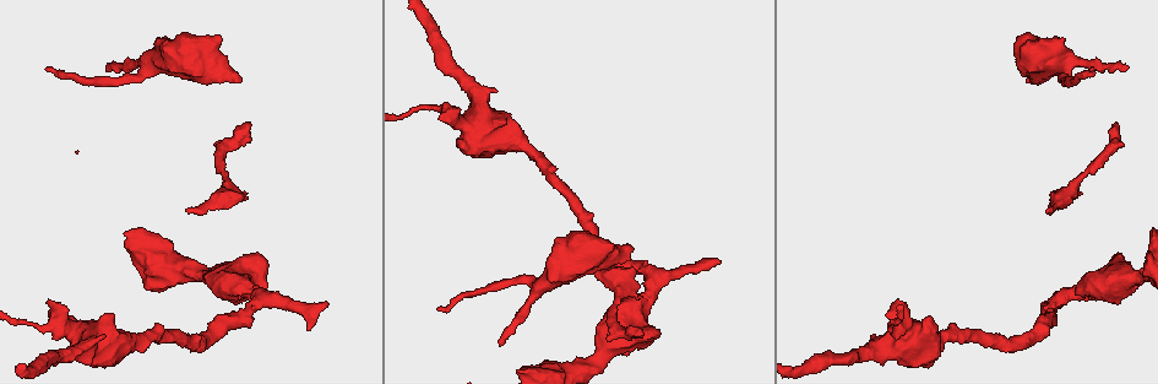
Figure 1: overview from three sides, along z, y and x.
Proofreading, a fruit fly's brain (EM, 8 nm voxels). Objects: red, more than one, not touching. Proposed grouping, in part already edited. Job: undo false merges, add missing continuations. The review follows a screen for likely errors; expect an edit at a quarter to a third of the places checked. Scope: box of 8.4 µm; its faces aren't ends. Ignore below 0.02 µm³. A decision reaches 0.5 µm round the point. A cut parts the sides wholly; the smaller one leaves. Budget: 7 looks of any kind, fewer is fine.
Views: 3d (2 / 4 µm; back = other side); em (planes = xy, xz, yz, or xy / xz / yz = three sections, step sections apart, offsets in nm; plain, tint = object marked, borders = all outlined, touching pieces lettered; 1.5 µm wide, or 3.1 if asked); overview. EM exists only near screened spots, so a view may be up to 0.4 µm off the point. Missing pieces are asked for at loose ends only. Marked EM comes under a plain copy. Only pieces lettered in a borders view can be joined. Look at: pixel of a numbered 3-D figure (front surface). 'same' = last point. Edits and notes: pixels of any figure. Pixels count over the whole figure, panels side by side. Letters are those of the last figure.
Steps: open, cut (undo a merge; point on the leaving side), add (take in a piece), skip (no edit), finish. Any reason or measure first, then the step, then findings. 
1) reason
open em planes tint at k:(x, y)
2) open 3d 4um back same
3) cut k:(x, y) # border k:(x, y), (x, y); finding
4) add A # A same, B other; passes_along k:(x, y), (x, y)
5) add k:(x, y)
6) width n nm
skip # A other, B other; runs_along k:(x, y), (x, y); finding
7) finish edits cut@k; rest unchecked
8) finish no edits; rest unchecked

an open end
open em planes borders at 1:(1090, 69)

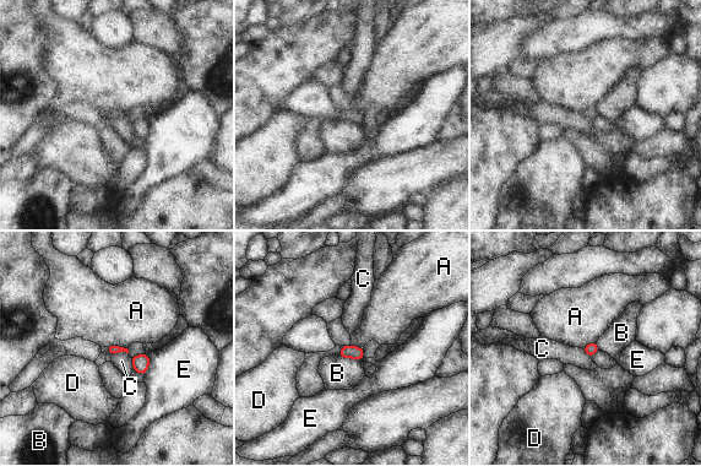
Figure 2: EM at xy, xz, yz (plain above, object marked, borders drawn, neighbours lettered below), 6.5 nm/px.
skip # A other, B other, C other, D other, E other; none of them fits

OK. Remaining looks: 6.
thick turns thin
open em planes borders at 1:(49, 328)

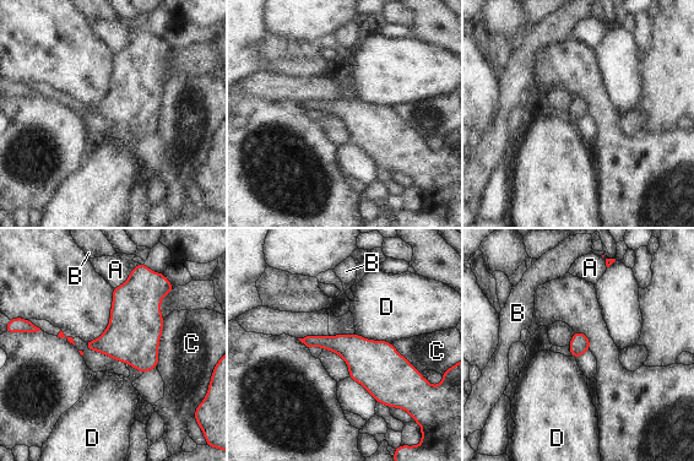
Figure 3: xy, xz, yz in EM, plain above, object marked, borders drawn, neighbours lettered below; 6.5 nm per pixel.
width 120 nm
skip # A other, B other, C other, D other; border 3:(354, 334), (391, 343); continuous, no second neuron

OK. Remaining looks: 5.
an open end
open 3d 2um at 1:(720, 262)

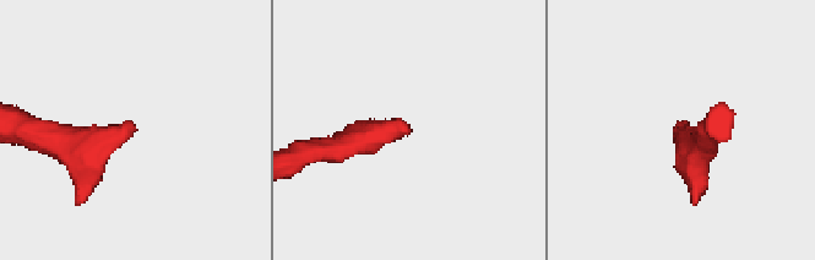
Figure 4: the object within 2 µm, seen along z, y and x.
need the tissue
open em planes borders at 4:(412, 131)

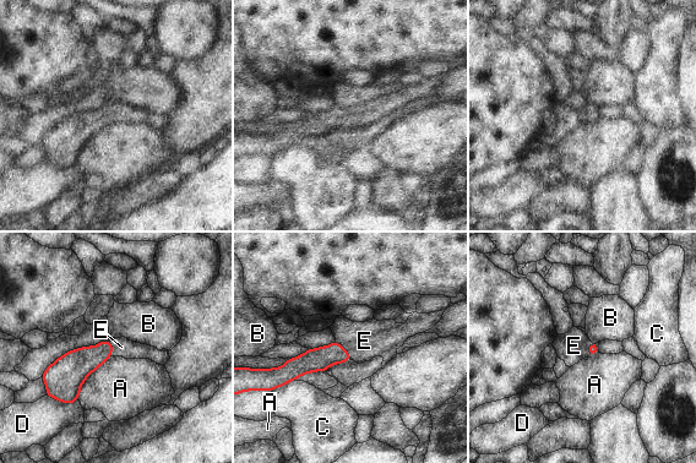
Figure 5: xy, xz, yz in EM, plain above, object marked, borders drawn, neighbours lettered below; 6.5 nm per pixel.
add 5:(364, 341) # A other, B other, C other, D other, E same; passes_along 5:(319, 359), (344, 349), (364, 341); the neuron continues

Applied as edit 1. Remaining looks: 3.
finish edits add@5; rest unchecked

